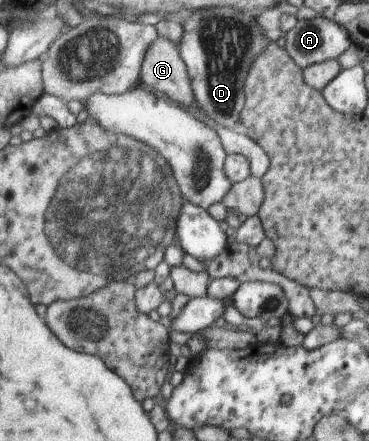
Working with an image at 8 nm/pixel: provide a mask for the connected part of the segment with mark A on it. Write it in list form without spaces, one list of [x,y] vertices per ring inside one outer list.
[[[321,16],[297,20],[284,38],[285,50],[299,69],[337,59],[350,44],[347,33],[337,23]]]

